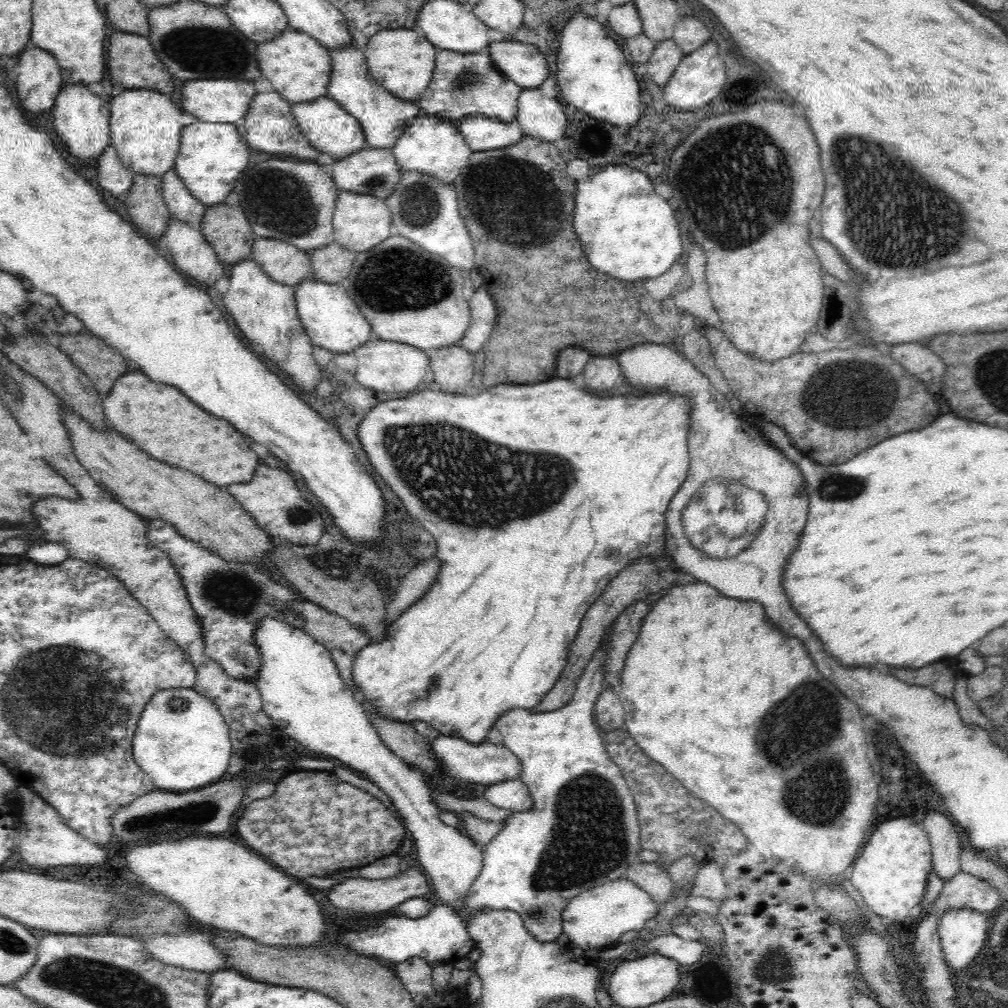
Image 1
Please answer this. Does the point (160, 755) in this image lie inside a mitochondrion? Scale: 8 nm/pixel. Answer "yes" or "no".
no

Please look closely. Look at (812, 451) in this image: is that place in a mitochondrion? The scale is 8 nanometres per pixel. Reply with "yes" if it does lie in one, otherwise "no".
no

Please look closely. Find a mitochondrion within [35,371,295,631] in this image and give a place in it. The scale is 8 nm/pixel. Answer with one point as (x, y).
(236, 593)

